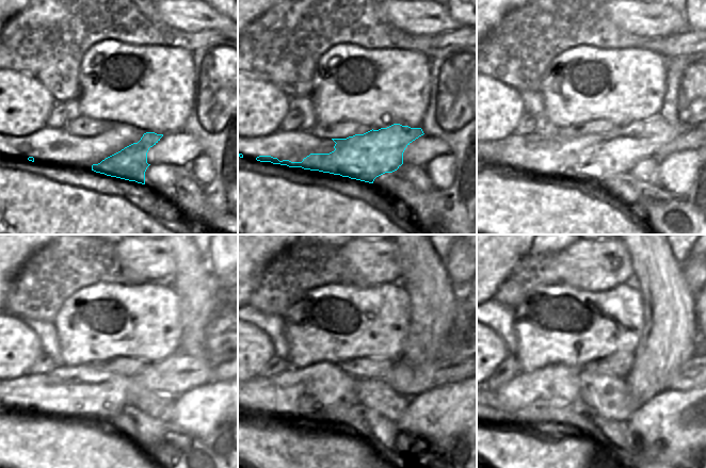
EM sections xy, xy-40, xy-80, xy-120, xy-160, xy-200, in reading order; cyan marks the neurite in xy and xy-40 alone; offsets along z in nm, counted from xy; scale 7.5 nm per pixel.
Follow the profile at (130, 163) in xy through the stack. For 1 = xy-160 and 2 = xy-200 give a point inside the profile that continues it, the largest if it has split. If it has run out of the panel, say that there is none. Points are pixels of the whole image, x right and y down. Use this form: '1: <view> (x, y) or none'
1: xy-160 (297, 392)
2: xy-200 (558, 385)

